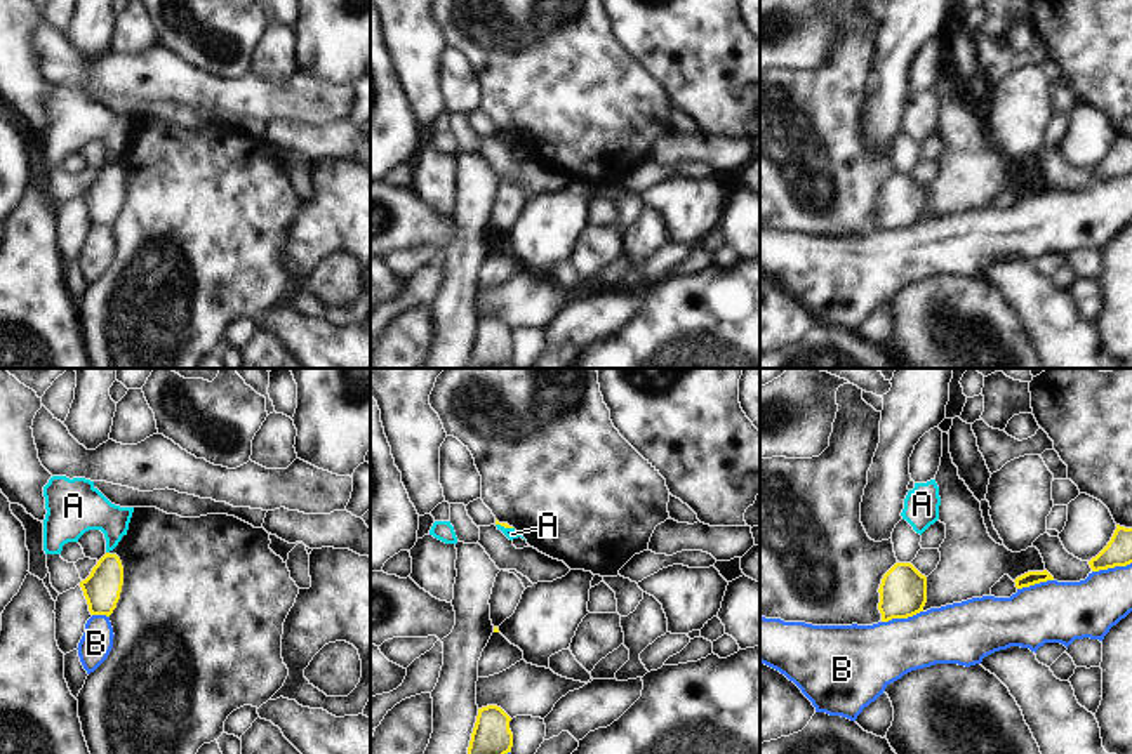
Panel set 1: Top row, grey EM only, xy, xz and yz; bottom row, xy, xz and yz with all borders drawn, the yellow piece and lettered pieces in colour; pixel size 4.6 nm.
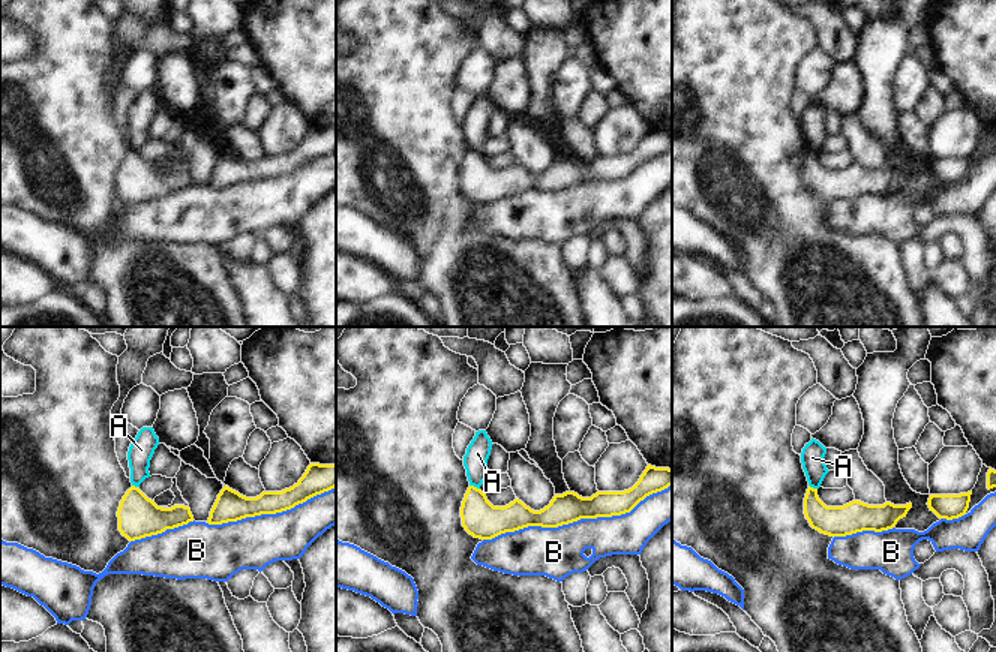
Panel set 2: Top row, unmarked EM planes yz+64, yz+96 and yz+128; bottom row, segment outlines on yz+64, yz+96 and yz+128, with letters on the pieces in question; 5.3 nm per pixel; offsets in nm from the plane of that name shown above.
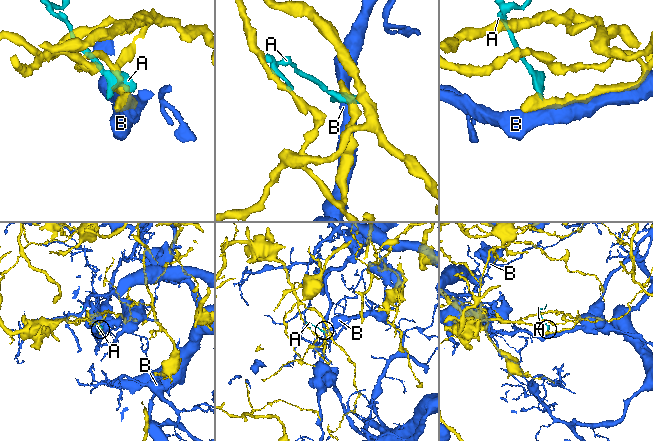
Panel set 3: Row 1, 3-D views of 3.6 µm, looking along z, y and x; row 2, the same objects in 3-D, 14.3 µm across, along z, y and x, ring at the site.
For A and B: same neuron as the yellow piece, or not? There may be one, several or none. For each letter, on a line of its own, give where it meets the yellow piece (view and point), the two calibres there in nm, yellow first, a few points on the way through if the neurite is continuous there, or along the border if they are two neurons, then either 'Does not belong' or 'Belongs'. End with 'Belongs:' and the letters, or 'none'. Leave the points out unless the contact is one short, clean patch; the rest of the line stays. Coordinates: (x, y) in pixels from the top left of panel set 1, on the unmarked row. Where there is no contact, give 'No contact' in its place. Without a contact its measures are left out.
A: Touches yellow at xz (505, 138). Thickness 20 nm (yellow) against 50 nm. Boundary: xz (496, 134), (512, 139). Does not belong
B: Touches yellow at yz (901, 228). Thickness 220 nm (yellow) against 300 nm. Does not belong
Belongs: none.

